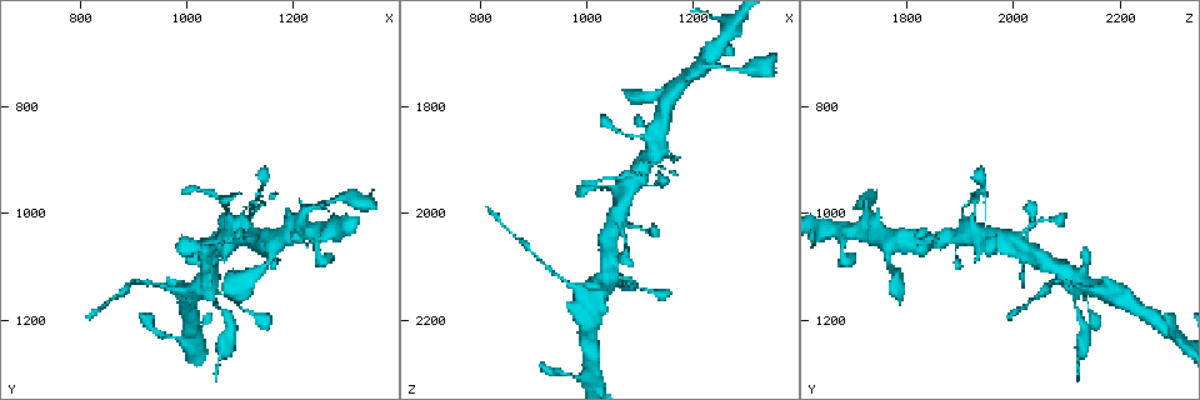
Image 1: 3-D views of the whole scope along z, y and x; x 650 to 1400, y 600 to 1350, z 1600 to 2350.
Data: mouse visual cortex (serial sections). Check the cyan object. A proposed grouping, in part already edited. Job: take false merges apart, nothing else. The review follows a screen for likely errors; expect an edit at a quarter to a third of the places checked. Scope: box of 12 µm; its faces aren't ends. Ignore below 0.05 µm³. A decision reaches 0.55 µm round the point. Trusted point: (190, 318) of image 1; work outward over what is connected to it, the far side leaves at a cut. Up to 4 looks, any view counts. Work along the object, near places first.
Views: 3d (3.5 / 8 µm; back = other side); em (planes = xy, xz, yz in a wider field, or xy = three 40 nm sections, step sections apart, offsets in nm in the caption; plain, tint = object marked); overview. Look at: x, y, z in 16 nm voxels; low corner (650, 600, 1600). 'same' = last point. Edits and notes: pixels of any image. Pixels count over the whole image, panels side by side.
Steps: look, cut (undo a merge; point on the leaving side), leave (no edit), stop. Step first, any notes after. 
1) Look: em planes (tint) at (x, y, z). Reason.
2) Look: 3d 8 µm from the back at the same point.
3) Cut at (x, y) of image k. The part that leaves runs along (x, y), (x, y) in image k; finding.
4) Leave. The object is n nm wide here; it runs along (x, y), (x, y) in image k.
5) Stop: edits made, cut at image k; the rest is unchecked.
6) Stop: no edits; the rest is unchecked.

Look: 3d 8 µm at (1075, 1015, 2045). Thin neck.

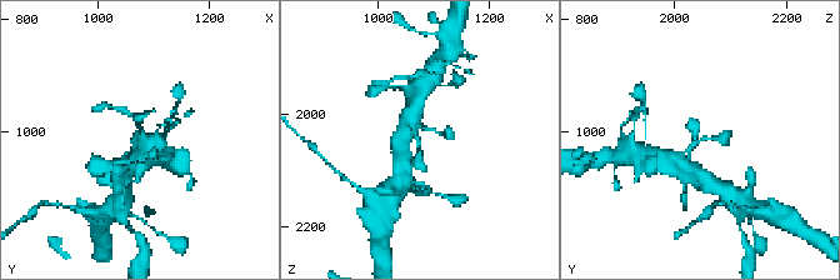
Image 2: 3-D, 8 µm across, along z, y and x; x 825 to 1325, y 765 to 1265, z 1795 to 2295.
Look: em xy step 2 (tint) at (1070, 1010, 2045). Shape alone is not enough.

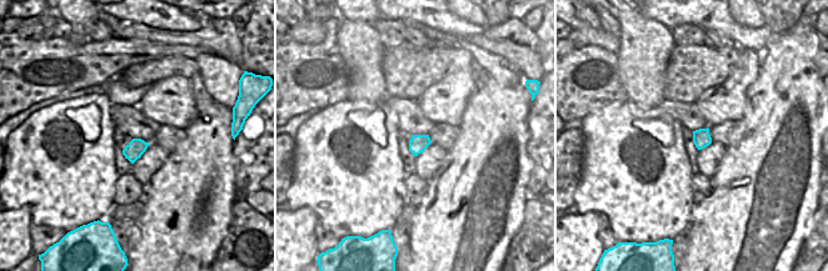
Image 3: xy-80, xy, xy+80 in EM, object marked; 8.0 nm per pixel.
Leave. It runs along (680, 164), (696, 141), (731, 133) in image 2; continuous, no second cell.

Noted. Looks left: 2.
Look: 3d 3.5 µm at (975, 1140, 2135). Sudden change in width.

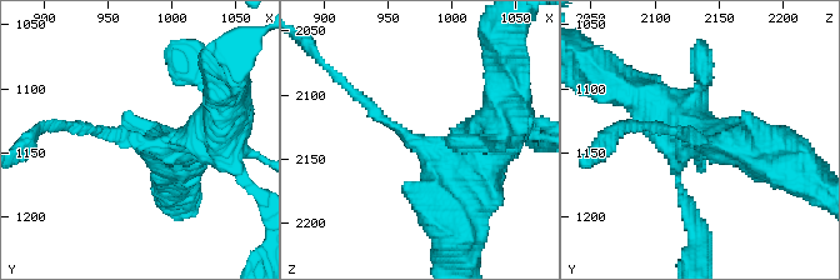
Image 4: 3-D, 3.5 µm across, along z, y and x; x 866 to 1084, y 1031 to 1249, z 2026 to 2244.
Look: em xy step 2 (tint) at (970, 1142, 2134). The arms are 150, 450 nm wide.

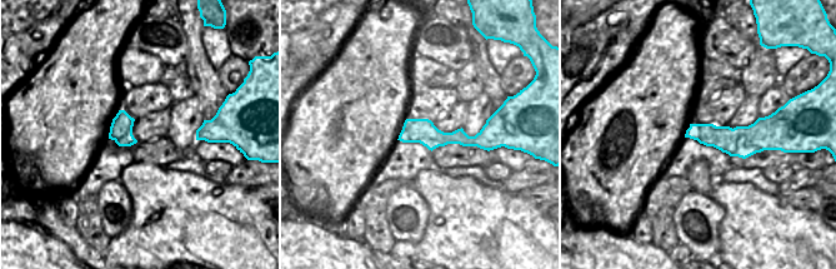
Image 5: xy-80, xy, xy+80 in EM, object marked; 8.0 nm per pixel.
Cut at (368, 101) of image 4. The part that leaves runs along (398, 129), (335, 78), (313, 51) in image 4; a second cell is stuck on.

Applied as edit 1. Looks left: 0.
Stop: edits made, cut at image 4; the rest is unchecked.

